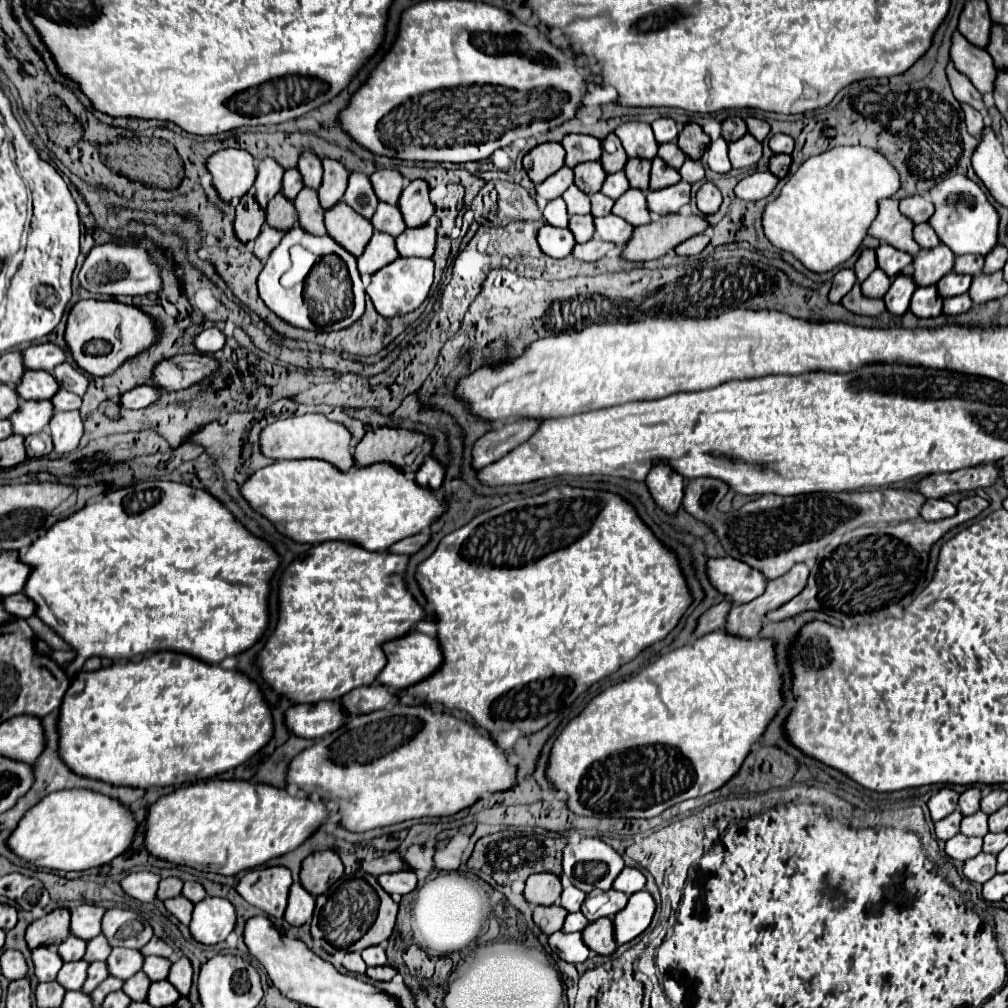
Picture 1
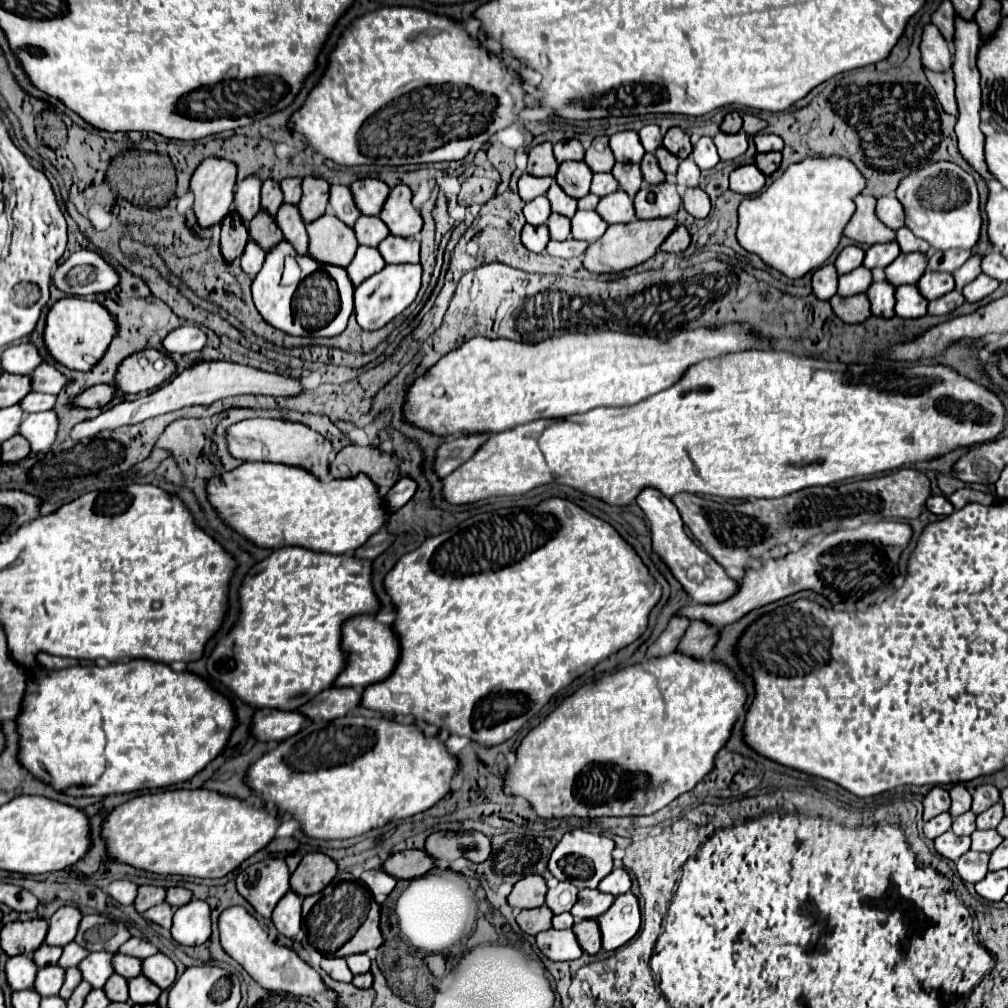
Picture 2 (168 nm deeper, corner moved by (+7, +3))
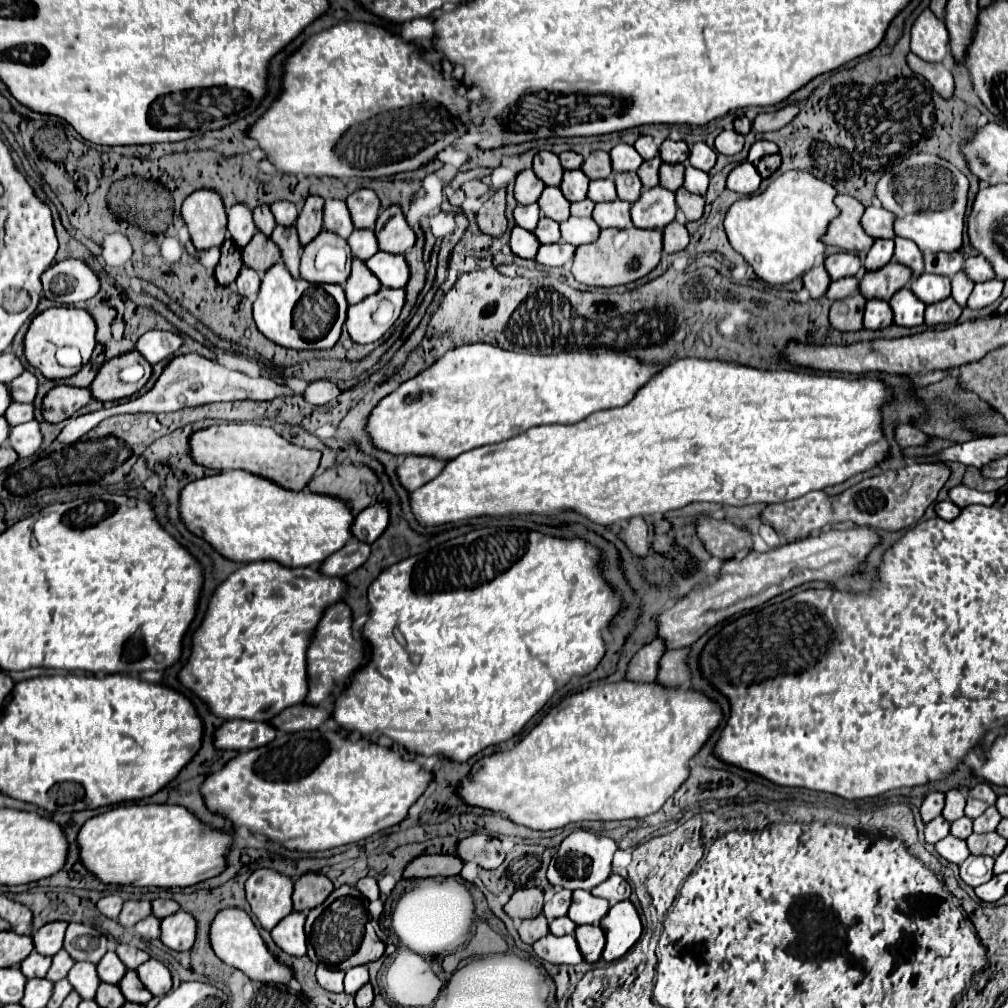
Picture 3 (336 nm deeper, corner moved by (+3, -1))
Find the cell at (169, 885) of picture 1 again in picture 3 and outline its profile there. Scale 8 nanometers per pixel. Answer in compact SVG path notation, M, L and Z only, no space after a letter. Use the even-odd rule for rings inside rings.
M127 900L123 904L123 910L119 914L119 924L125 928L135 926L139 920L147 918L151 914L151 902L149 900Z

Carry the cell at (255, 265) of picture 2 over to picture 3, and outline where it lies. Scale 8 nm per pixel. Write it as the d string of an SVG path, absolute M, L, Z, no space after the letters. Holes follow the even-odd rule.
M241 268L237 280L235 280L235 286L237 286L237 292L241 296L247 296L249 300L255 300L257 298L257 292L259 292L259 284L261 284L261 274L259 272L253 272L253 268Z

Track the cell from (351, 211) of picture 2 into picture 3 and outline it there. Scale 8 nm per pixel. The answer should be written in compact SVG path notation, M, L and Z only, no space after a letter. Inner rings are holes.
M335 198L325 200L323 228L337 232L341 238L349 238L349 234L353 232L353 220L351 220L349 208L345 208L343 200L335 200Z

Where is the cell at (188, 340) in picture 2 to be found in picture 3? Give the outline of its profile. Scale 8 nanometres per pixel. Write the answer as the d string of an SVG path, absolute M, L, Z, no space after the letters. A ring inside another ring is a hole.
M151 330L137 340L135 350L139 350L151 364L157 364L177 354L181 346L183 346L183 338L179 334L165 330Z

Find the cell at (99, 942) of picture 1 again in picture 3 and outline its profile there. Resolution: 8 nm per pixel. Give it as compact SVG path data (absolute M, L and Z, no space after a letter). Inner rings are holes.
M59 950L59 952L53 956L53 964L51 964L49 972L47 972L47 978L53 980L53 982L65 978L65 976L69 974L69 968L71 968L73 964L75 964L75 960L73 960L65 950Z

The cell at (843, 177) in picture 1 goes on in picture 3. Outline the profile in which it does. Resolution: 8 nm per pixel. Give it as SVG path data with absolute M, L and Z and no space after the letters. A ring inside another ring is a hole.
M791 170L777 176L765 192L737 200L725 216L725 232L731 246L753 266L755 274L769 284L785 284L803 276L821 260L827 246L821 240L829 222L839 216L833 204L837 188L809 176L809 172Z

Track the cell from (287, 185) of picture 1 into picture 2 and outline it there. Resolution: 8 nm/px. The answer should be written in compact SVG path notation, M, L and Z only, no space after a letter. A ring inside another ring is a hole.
M265 180L261 186L261 210L265 210L269 216L275 216L275 212L281 206L281 188L275 180Z

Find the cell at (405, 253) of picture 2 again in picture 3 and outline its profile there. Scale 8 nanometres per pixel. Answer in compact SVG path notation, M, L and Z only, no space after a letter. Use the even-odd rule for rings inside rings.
M377 252L375 256L371 256L367 262L369 270L379 278L381 286L387 286L387 288L401 288L409 282L409 264L405 260L405 256L393 256L393 254L387 254L387 252Z

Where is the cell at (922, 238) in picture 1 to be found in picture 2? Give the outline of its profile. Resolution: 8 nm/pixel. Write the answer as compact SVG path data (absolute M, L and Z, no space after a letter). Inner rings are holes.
M899 228L897 232L895 232L895 240L897 240L897 244L899 244L899 248L901 248L901 252L903 254L909 254L909 252L929 252L929 244L925 244L921 238L917 238L917 236L911 236L911 232L909 232L909 228Z

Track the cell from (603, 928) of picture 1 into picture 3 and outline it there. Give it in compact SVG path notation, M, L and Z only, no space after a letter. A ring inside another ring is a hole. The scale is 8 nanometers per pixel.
M577 926L575 938L585 962L597 962L605 946L605 934L599 926Z

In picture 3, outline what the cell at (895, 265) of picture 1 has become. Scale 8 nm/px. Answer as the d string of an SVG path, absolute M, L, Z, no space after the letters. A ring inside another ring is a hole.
M877 240L873 244L873 248L867 252L867 258L865 258L865 270L871 272L871 270L877 270L877 268L883 268L885 264L891 262L893 258L893 240Z

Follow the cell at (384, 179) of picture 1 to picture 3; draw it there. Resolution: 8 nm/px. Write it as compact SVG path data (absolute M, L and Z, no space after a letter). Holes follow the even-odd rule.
M361 188L353 192L347 198L347 208L351 212L355 228L373 228L377 222L379 210L381 210L381 200L377 200L377 194L369 188Z

